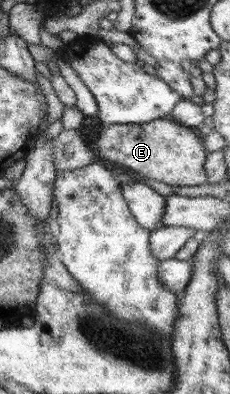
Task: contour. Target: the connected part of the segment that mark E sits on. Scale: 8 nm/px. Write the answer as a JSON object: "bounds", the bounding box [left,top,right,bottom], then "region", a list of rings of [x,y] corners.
{"bounds":[91,117,207,187],"region":[[[165,117],[148,123],[104,125],[91,148],[98,161],[105,165],[119,165],[133,174],[157,179],[166,185],[194,187],[207,182],[204,137],[195,129],[184,127]]]}

